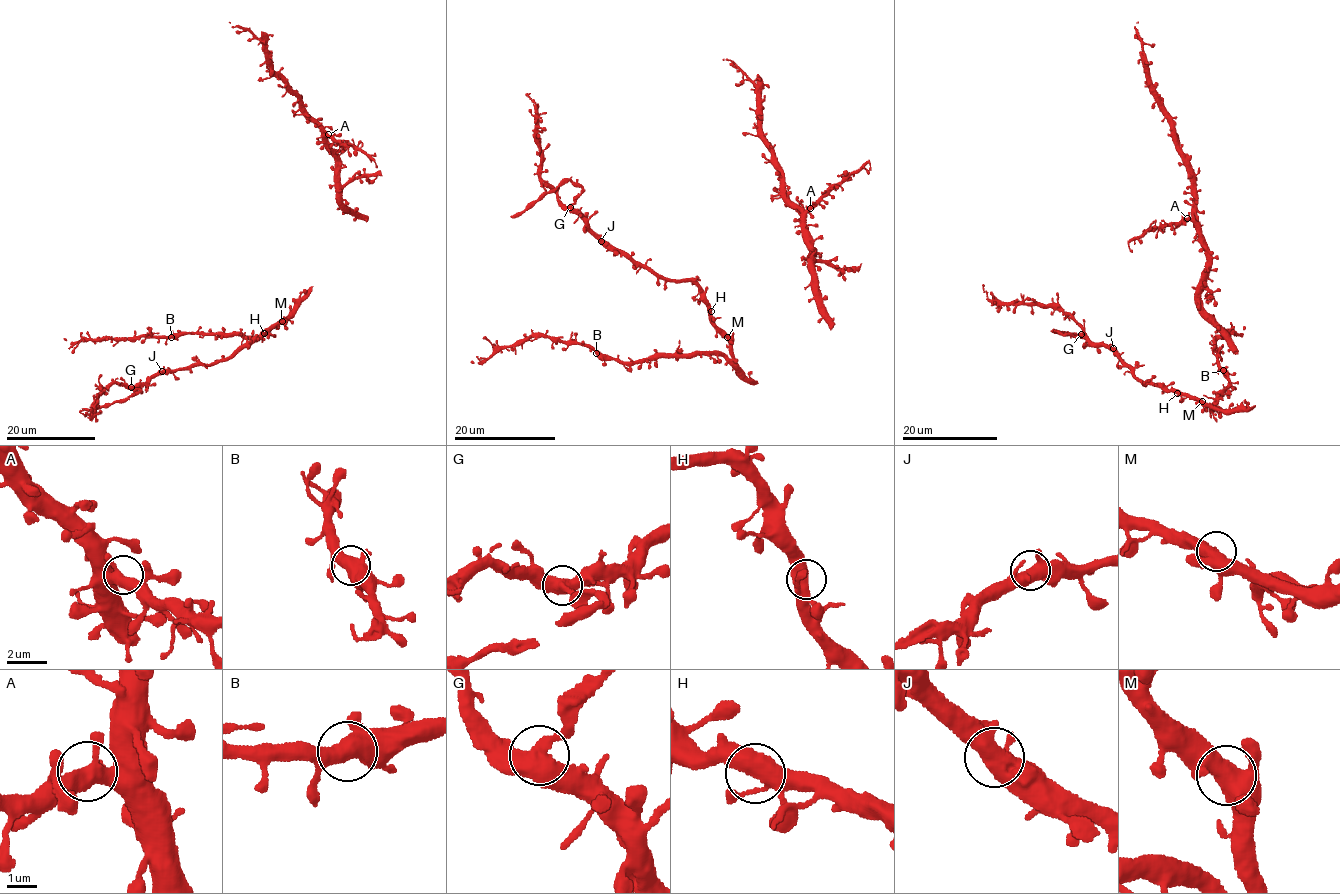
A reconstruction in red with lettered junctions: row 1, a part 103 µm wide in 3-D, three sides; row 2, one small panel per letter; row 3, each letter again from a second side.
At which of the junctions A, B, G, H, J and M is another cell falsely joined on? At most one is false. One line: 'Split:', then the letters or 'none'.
Split: G

